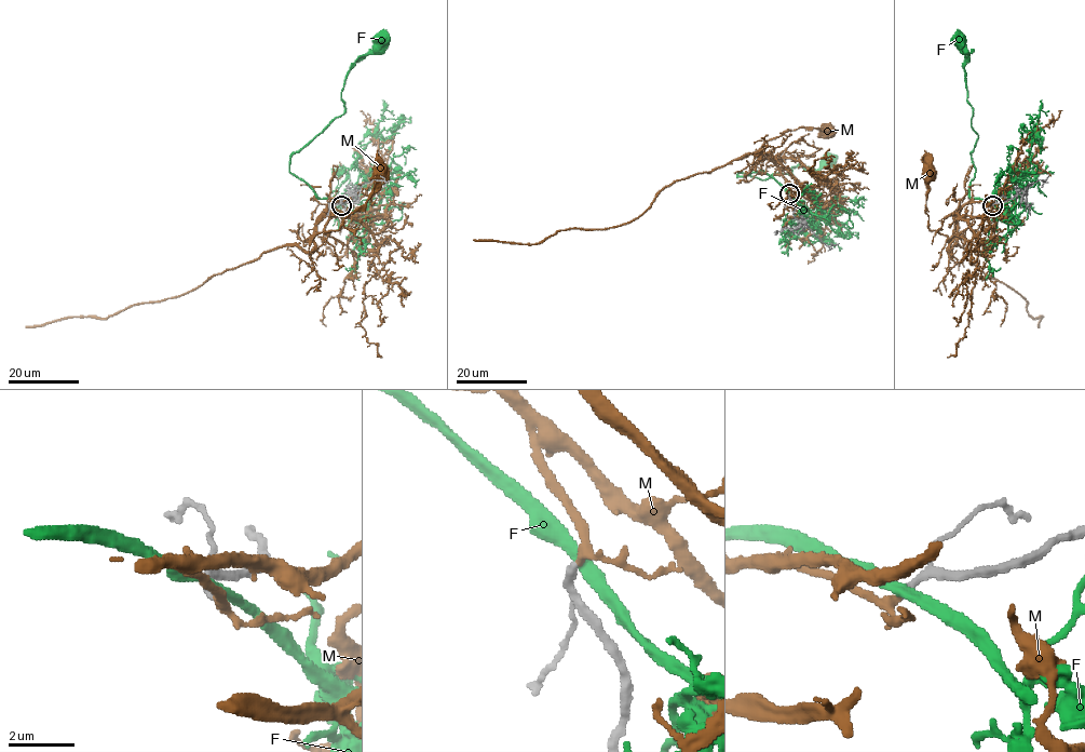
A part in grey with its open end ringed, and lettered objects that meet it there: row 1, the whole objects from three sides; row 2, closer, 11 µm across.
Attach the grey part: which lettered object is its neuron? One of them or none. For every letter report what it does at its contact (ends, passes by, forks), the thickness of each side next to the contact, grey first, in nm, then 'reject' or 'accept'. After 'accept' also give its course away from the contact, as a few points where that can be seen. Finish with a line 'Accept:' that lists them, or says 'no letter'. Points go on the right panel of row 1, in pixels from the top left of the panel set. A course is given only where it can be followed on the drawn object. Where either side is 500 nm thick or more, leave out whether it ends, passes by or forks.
F: it passes by; 200 nm thick on the grey side, 320 nm on the other; reject
M: it forks there; 260 nm thick on the grey side, 180 nm on the other; accept; it runs (991, 205), (981, 202), (966, 203), (959, 215), (955, 233), (949, 239), (931, 230), (925, 213), (927, 173)
Accept: M

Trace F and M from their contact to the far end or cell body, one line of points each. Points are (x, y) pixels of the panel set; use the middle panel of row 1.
F: (789, 195), (764, 172), (738, 174), (767, 179), (775, 173), (792, 174), (791, 168), (817, 170), (830, 158)
M: (789, 193), (786, 178), (780, 168), (764, 158), (760, 150), (767, 140), (786, 130), (828, 130)

